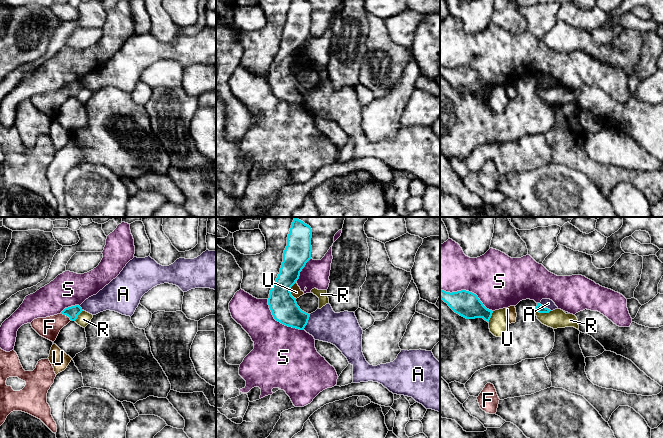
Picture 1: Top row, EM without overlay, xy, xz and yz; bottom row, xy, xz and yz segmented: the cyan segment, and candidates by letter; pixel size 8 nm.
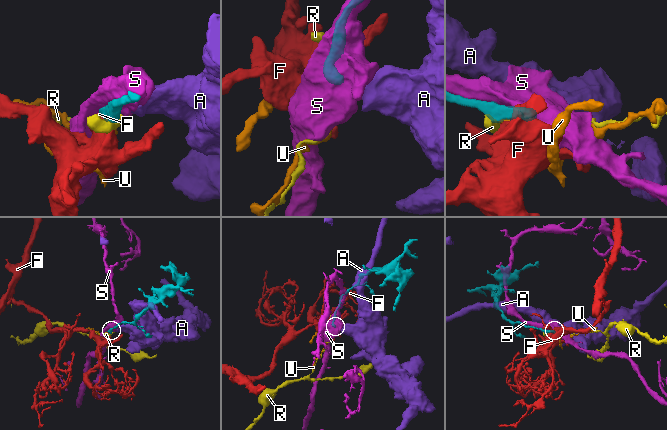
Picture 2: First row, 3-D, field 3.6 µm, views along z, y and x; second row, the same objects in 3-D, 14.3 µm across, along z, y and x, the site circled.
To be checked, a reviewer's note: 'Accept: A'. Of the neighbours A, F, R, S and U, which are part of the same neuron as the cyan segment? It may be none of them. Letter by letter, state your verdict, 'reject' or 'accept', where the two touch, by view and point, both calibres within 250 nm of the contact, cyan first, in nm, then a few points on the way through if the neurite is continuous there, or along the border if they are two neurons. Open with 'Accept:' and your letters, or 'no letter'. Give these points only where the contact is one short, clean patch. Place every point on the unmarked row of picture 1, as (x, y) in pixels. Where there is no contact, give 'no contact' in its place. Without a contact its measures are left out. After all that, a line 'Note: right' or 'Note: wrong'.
Accept: no letter
A: reject; contact xz (307, 97); calibres 220 and 260 nm; border xz (310, 90), (307, 100), (303, 104)
F: reject; contact xy (66, 91); calibres 100 and 170 nm; border xy (60, 89), (71, 96)
R: reject; contact yz (543, 88); calibres 70 and 150 nm
S: reject; contact yz (467, 67); calibres 200 and 400 nm
U: reject; contact xz (290, 65); calibres 220 and 90 nm
Note: wrong

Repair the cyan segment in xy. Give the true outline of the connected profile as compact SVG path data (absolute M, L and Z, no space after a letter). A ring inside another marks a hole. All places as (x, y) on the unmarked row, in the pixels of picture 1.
M79 81L71 82L65 84L61 90L66 91L70 94L71 97L75 97L78 91L82 88L82 84Z

